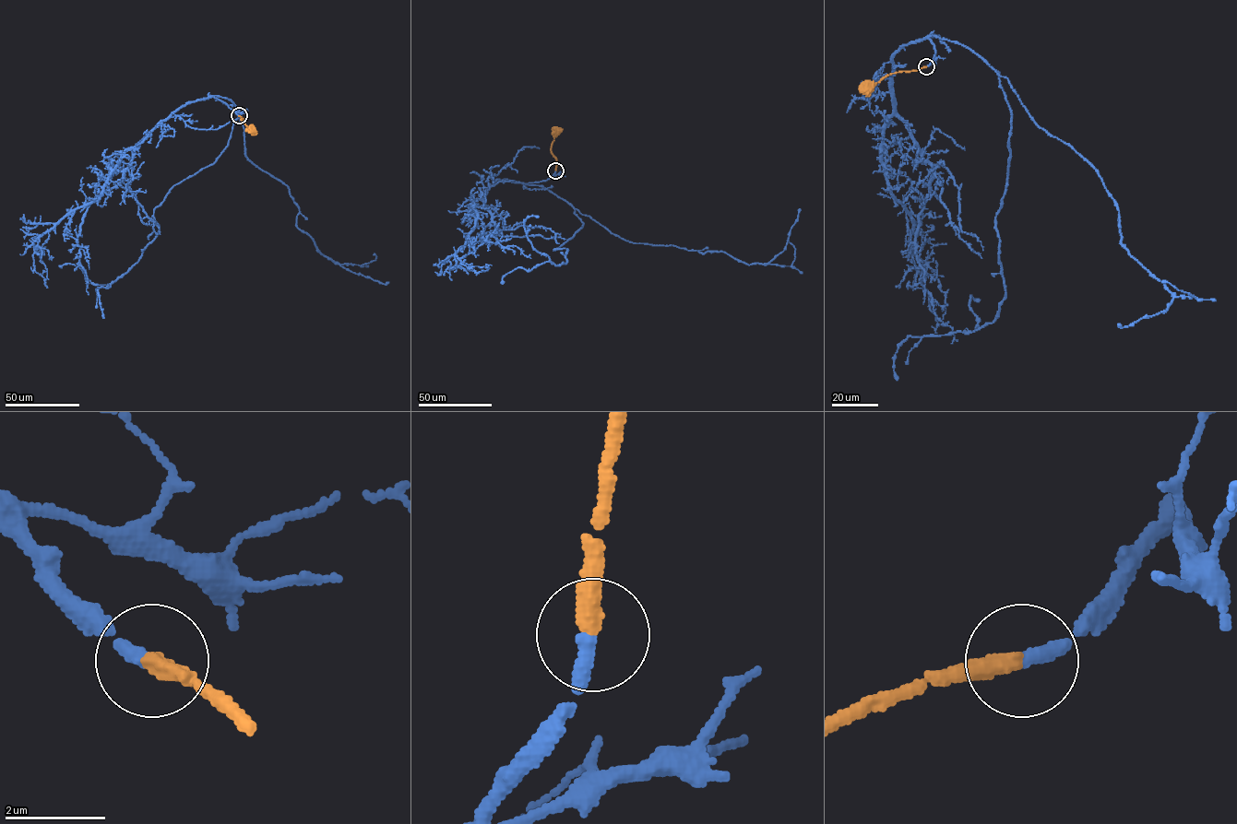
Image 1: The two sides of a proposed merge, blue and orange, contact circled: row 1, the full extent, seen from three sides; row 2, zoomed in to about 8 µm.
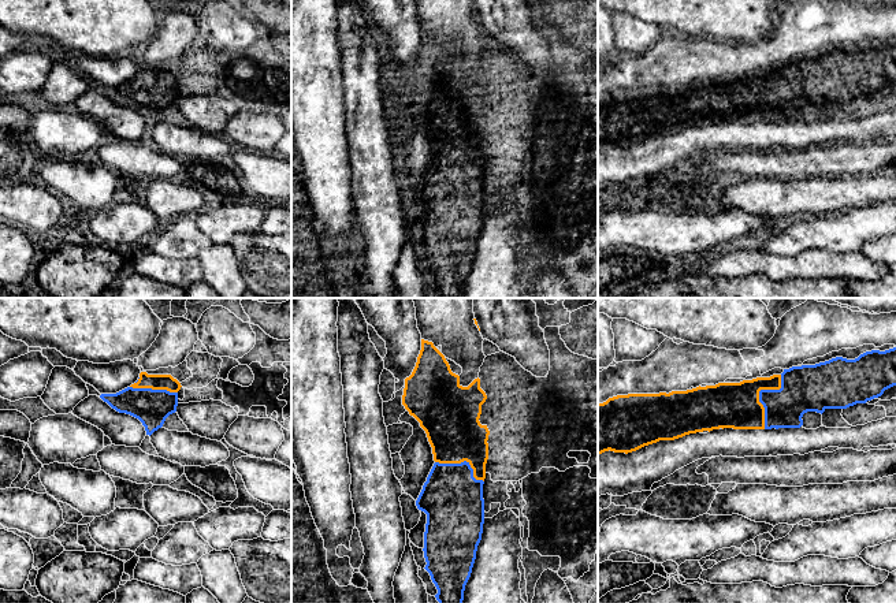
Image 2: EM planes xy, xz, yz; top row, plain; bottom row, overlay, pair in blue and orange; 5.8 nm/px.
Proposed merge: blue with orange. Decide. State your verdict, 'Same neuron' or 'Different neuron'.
Same neuron

